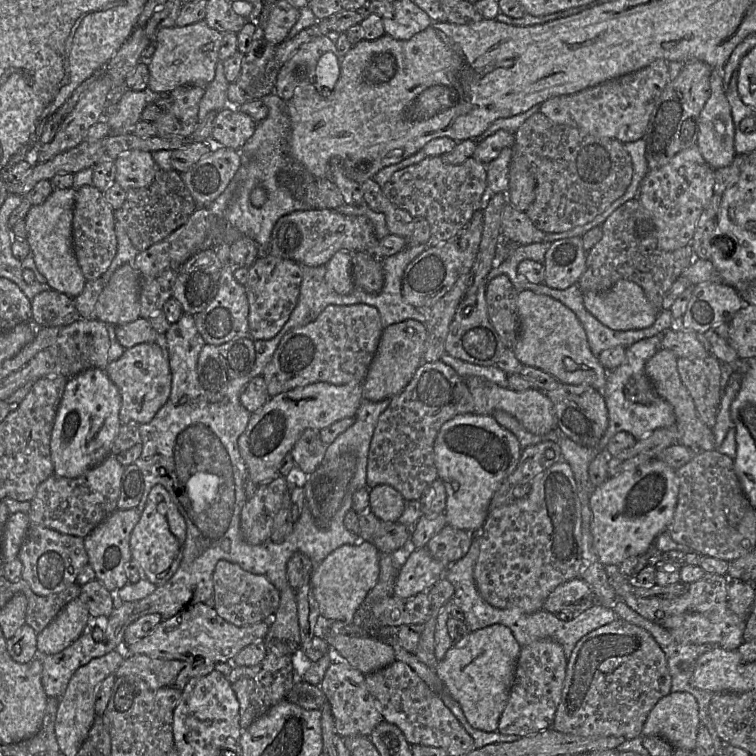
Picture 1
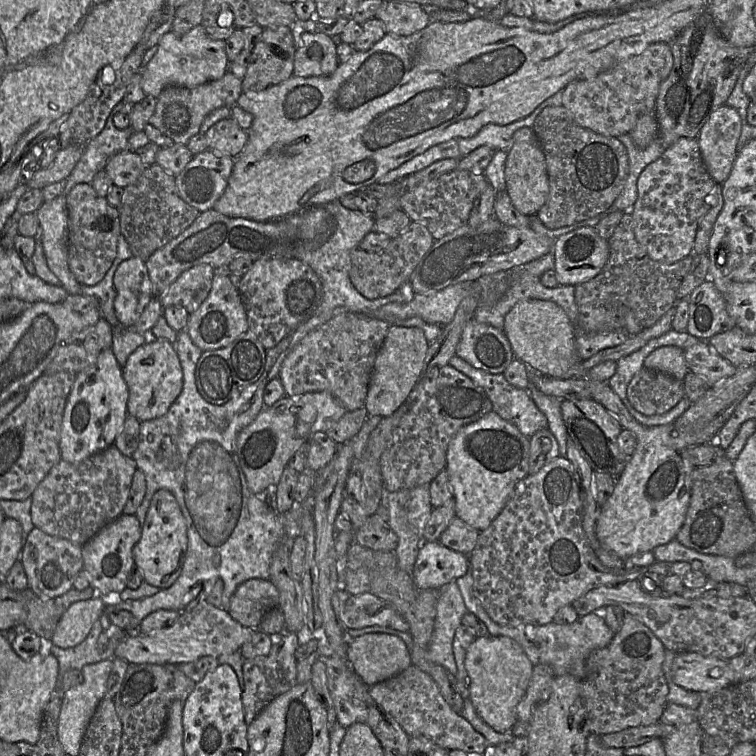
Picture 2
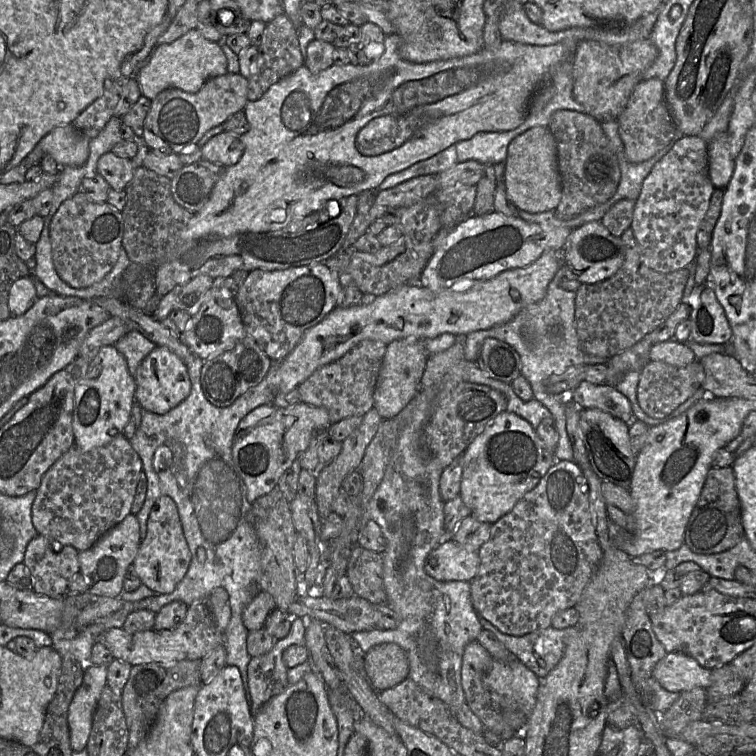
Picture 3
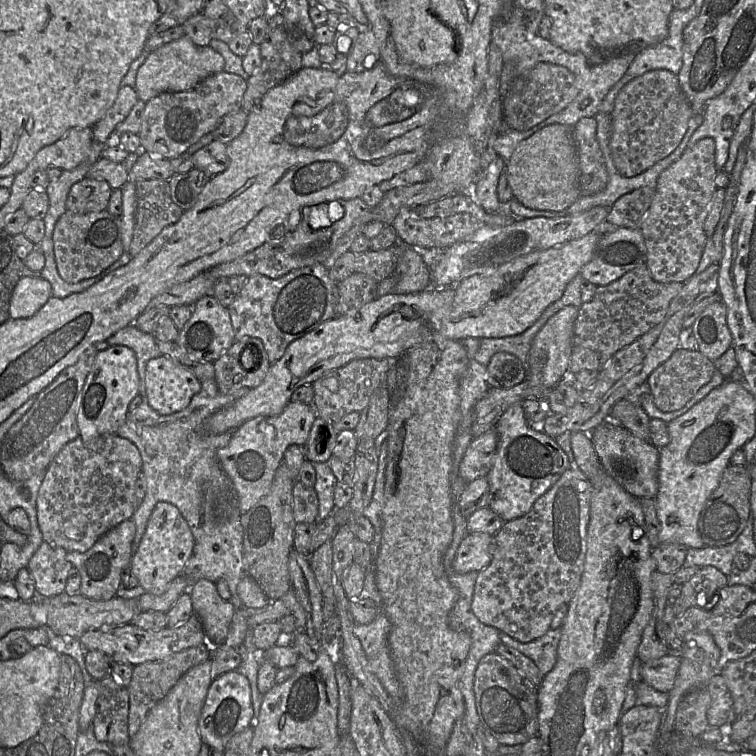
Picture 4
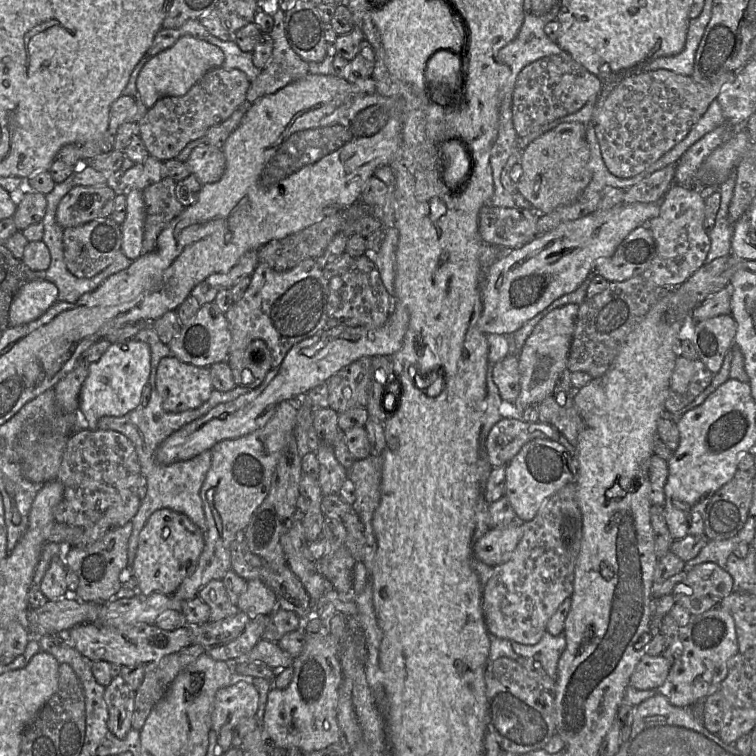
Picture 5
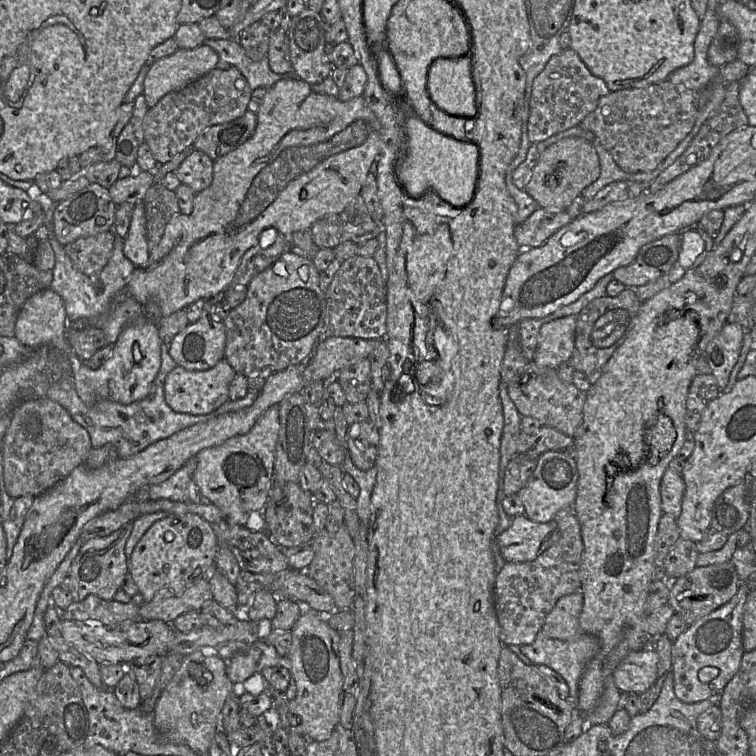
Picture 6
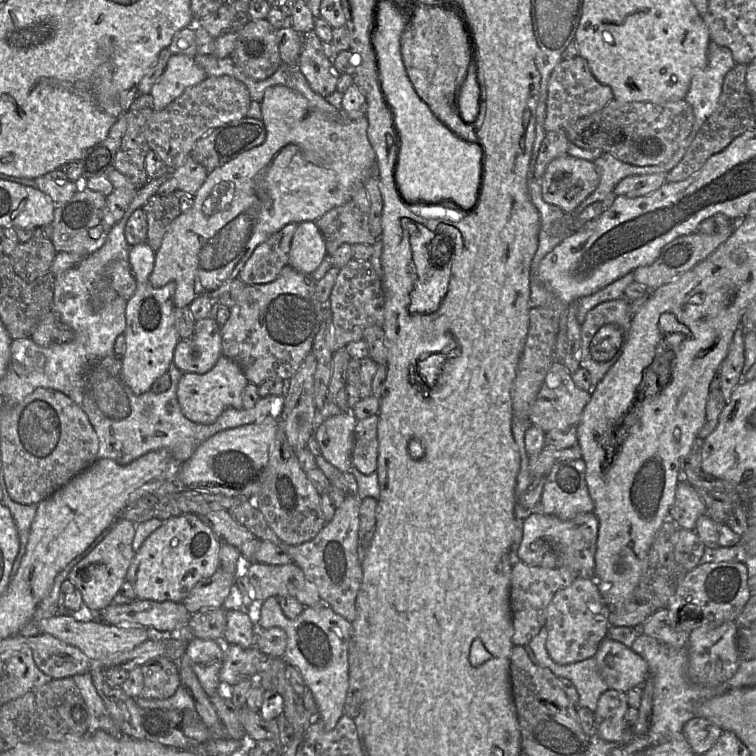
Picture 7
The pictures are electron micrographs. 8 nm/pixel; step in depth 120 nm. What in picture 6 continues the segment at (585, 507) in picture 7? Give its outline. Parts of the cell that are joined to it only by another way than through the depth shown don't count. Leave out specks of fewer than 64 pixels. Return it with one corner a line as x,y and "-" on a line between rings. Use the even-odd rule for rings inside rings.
547,451
537,459
537,465
526,485
516,494
524,506
524,515
538,523
547,523
562,509
573,508
577,495
576,460
567,452

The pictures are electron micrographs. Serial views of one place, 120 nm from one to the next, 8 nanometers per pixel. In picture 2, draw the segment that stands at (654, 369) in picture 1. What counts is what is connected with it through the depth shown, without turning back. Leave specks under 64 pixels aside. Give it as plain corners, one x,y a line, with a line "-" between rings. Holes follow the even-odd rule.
662,346
654,350
645,358
644,367
659,370
678,380
684,380
689,371
684,350
677,346

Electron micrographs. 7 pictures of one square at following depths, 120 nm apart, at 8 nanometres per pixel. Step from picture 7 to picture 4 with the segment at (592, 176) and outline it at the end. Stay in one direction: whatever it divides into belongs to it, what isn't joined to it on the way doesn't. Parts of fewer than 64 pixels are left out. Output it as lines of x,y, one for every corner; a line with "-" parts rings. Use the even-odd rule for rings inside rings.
552,124
522,140
506,163
513,198
535,210
562,211
580,196
579,165
573,126

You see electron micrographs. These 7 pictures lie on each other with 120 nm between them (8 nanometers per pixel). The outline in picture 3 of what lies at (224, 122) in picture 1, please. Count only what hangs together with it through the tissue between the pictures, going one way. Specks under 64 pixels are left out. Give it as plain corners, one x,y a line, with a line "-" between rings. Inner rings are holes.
221,132
213,136
202,148
202,159
229,167
242,157
244,145
240,136
230,132

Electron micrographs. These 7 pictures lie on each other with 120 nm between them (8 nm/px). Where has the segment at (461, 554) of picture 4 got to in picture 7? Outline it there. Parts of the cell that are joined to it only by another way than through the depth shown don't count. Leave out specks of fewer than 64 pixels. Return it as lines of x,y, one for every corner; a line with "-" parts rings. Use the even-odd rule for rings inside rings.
533,511
523,522
523,537
517,550
520,561
544,568
569,568
582,577
593,578
599,521
594,513
583,513
562,520

